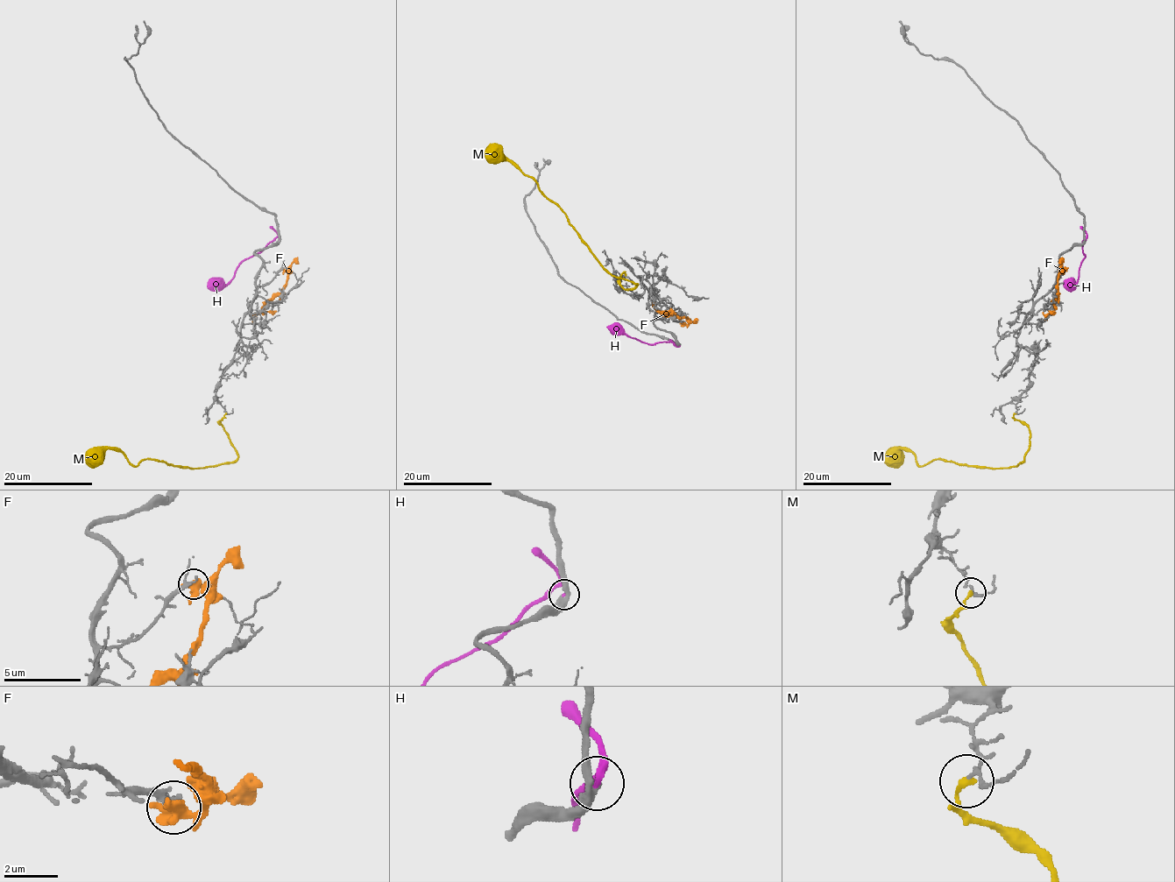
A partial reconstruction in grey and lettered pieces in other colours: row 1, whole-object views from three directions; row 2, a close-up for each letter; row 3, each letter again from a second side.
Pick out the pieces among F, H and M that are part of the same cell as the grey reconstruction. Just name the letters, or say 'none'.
H

